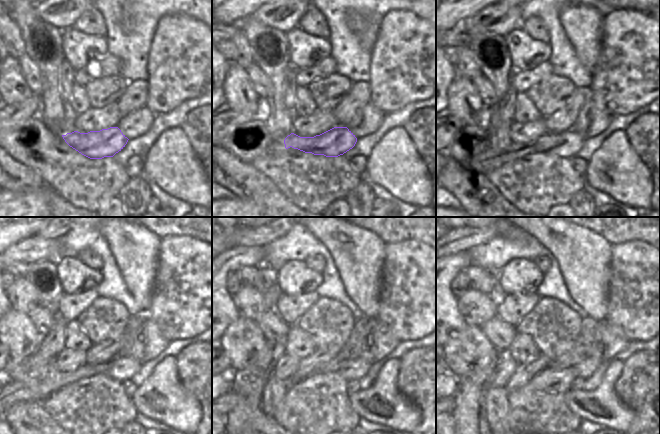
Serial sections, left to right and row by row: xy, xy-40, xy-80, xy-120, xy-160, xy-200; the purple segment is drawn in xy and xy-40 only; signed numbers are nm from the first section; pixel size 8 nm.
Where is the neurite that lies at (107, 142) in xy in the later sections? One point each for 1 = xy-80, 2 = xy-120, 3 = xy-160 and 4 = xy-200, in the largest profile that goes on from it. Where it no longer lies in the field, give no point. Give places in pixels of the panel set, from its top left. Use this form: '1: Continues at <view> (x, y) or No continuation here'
1: Continues at xy-80 (568, 143)
2: Continues at xy-120 (121, 369)
3: Continues at xy-160 (356, 369)
4: Continues at xy-200 (586, 368).

